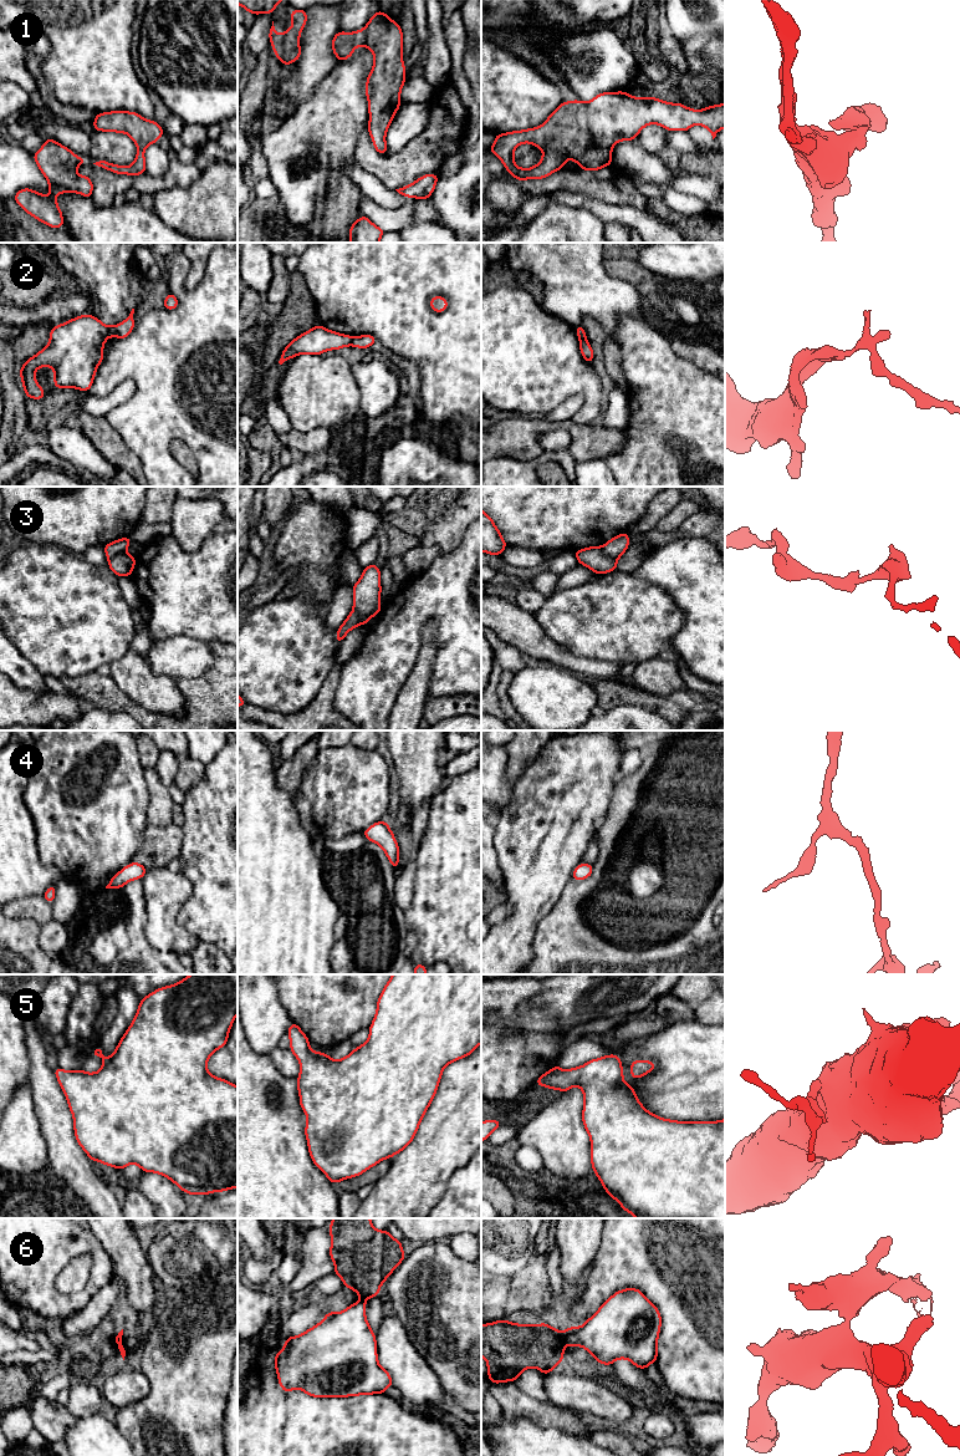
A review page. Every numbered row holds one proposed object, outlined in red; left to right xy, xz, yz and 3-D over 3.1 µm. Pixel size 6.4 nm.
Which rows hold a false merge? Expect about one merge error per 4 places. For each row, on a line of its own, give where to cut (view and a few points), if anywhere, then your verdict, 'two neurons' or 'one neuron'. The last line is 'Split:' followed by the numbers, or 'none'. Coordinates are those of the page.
1: no cut | one neuron
2: xy (107, 327), (110, 335) | two neurons
3: yz (601, 548), (616, 560) | two neurons
4: no cut | one neuron
5: no cut | one neuron
6: yz (561, 1333), (561, 1339), (565, 1344) | two neurons
Split: 2, 3, 6

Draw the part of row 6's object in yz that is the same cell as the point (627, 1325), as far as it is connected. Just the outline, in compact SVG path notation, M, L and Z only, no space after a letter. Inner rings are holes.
M637 1288L616 1292L581 1327L562 1333L565 1345L583 1346L598 1363L628 1359L639 1369L657 1361L662 1317Z

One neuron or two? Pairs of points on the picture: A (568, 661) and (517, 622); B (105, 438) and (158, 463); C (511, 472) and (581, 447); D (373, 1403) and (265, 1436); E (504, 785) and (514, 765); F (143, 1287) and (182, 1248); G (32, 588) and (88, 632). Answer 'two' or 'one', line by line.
A: one
B: two
C: two
D: one
E: two
F: two
G: one

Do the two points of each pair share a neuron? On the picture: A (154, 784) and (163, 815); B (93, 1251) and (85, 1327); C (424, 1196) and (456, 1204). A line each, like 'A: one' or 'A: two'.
A: one
B: two
C: two

